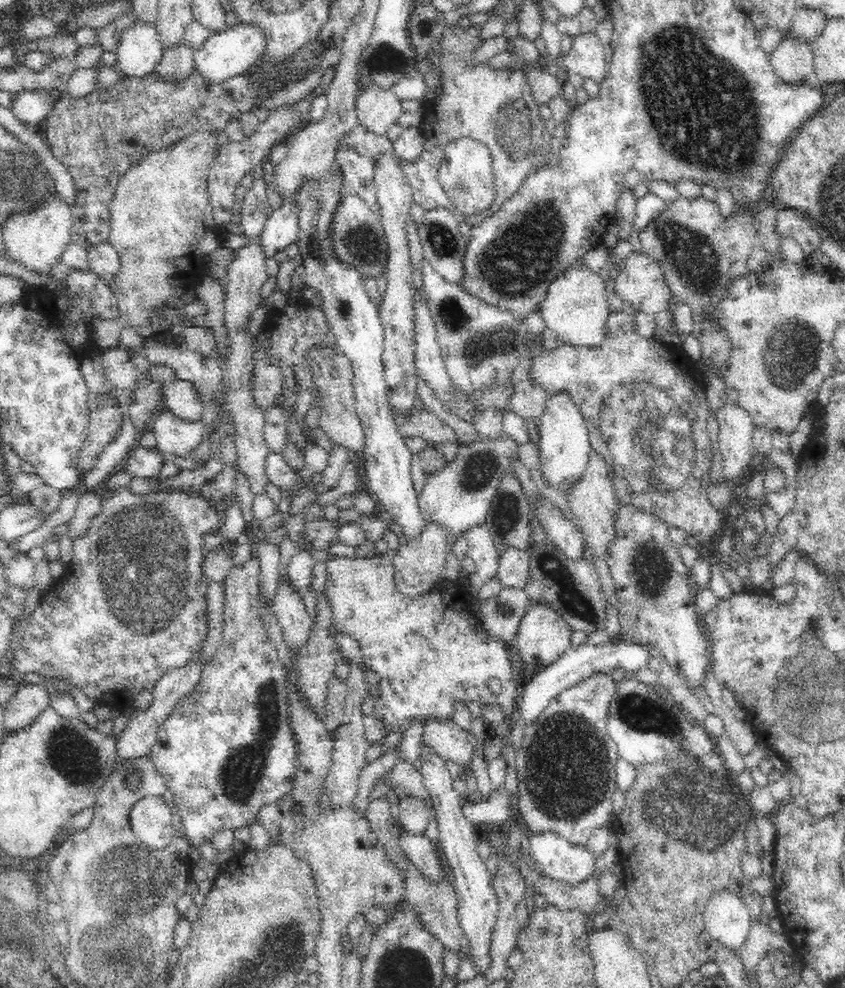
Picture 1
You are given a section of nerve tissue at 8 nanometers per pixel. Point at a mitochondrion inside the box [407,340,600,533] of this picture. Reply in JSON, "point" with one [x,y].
{"point":[482,466]}

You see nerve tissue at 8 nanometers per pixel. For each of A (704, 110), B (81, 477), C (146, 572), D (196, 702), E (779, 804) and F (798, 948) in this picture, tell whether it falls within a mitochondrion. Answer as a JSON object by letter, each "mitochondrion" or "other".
{"A":"mitochondrion","B":"other","C":"mitochondrion","D":"other","E":"other","F":"other"}

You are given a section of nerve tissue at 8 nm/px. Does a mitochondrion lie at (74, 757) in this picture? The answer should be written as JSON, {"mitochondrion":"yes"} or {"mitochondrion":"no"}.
{"mitochondrion":"yes"}

